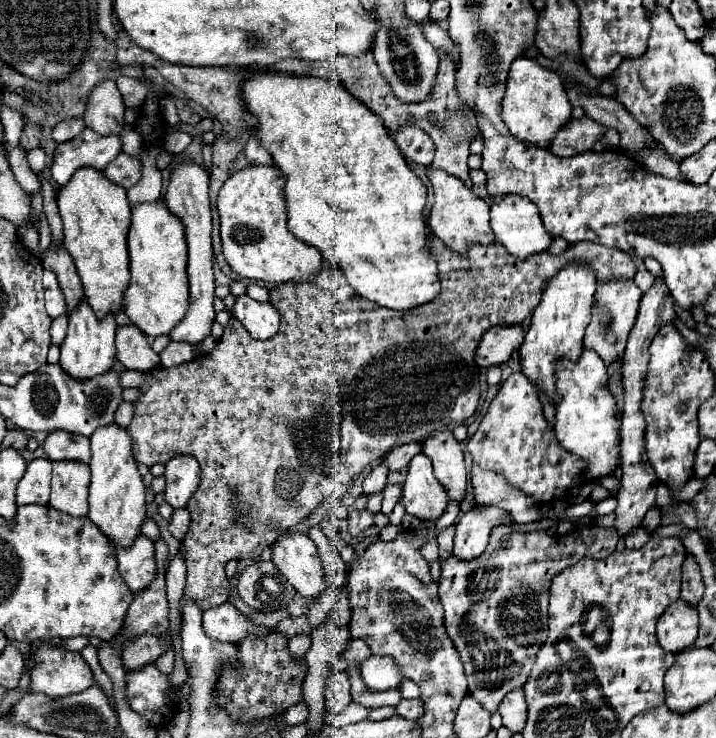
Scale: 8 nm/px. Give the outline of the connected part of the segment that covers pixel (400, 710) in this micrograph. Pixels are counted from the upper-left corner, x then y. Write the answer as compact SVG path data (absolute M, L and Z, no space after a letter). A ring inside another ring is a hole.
M402 699L398 705L396 705L396 715L398 717L404 717L404 719L418 719L424 711L424 703L420 699Z

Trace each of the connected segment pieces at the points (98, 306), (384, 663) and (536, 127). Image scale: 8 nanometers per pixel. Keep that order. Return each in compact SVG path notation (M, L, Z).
M84 167L78 169L58 191L58 207L64 223L64 249L68 249L70 257L76 261L74 265L82 279L88 305L94 309L98 319L122 311L122 295L130 285L126 235L132 213L126 199L126 189L110 185L110 181L102 177L102 171Z
M370 655L360 663L360 677L366 683L370 691L390 691L398 689L402 675L398 665L394 663L392 657L380 657L380 655Z
M518 57L510 67L510 75L506 81L506 95L502 101L502 119L508 125L510 133L518 137L518 141L526 141L536 147L548 149L558 129L562 129L572 119L572 105L566 97L566 89L558 73L540 67L536 59Z

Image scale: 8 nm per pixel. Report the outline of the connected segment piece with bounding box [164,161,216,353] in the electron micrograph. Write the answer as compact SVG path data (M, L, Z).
M192 161L180 163L172 171L172 179L164 197L170 213L174 213L184 223L186 243L188 243L188 281L190 281L190 309L184 315L184 319L168 333L170 341L186 341L194 347L196 353L200 343L210 335L212 323L214 323L214 273L212 273L212 215L210 215L210 197L208 197L208 173L194 165Z

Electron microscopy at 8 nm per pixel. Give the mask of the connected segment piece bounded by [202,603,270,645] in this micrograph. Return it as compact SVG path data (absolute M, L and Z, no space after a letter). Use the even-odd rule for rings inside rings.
M222 603L218 607L206 609L204 611L204 621L202 621L204 633L210 639L216 641L226 641L238 645L246 637L264 637L270 631L252 625L236 607L230 603Z

